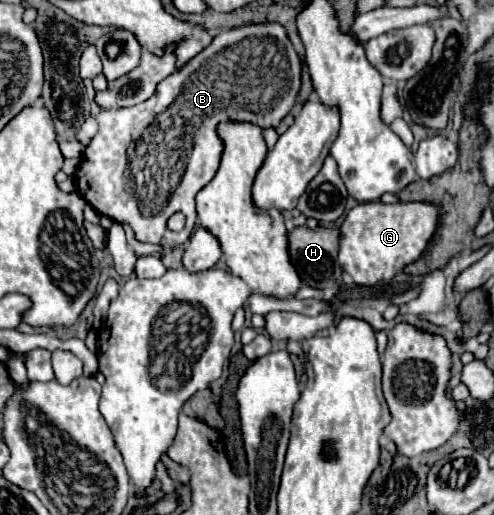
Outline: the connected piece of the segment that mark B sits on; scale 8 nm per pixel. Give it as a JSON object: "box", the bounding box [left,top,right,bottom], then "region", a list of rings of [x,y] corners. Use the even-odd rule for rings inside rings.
{"box":[74,24,302,248],"region":[[[248,24],[220,32],[208,48],[190,60],[190,64],[162,80],[150,100],[122,110],[102,110],[96,116],[98,132],[86,146],[74,174],[78,194],[98,214],[120,224],[130,224],[138,242],[170,248],[184,244],[196,224],[194,196],[214,178],[222,156],[222,140],[218,140],[216,134],[218,124],[222,120],[246,120],[262,128],[278,126],[296,102],[300,90],[300,70],[302,60],[280,24]],[[176,212],[186,216],[184,230],[180,232],[172,232],[166,226],[168,218]]]}

